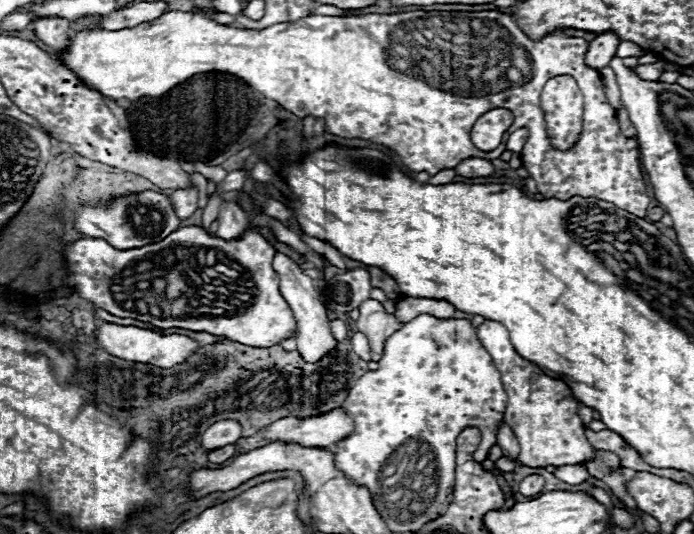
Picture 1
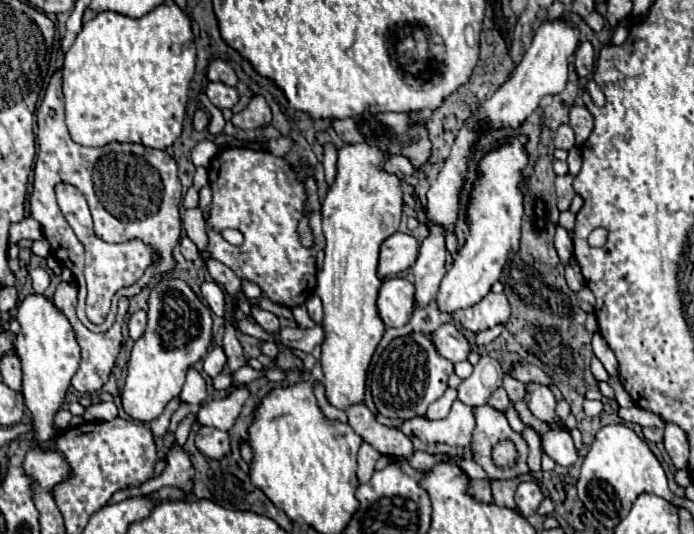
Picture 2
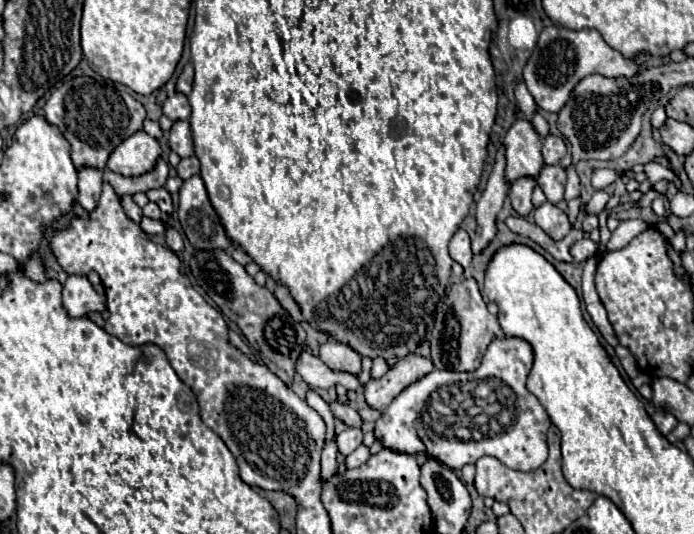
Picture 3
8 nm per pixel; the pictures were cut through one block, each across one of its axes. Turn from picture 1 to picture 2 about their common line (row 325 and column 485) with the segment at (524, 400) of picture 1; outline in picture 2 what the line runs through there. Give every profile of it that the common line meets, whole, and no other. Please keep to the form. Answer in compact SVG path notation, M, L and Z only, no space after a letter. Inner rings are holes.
M470 480L470 492L482 502L492 502L490 484L486 480Z

